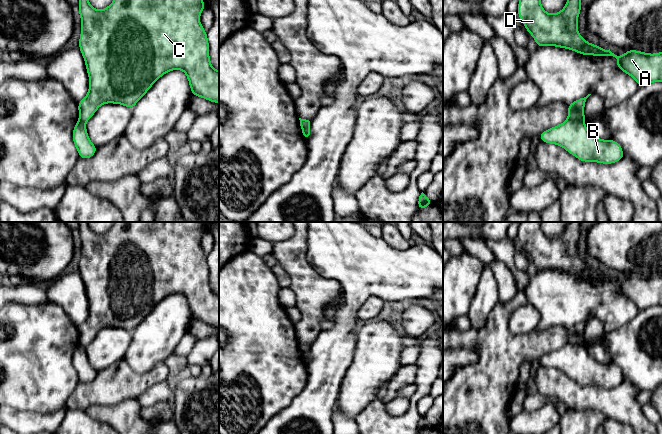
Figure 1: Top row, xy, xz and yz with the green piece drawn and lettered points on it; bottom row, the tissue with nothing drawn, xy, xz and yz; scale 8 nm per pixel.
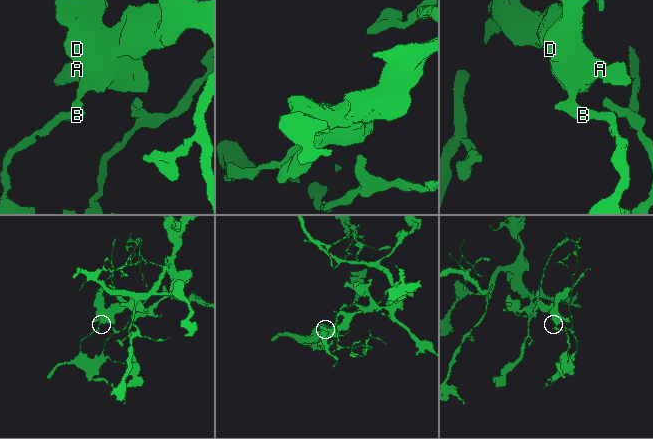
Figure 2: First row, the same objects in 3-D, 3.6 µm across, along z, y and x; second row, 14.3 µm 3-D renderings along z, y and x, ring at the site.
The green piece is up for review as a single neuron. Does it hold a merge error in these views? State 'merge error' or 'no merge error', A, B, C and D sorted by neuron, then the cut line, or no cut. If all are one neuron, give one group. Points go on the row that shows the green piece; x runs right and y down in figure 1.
merge error | A C D / B | yz (568, 117), (573, 120), (583, 121)

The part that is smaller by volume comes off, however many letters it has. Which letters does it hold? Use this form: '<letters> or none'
B

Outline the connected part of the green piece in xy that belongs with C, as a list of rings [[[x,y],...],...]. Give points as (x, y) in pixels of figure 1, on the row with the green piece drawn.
[[[79,0],[78,12],[81,17],[81,34],[79,38],[79,49],[83,55],[86,70],[89,76],[89,91],[88,94],[79,101],[79,120],[86,123],[97,111],[97,109],[105,103],[121,104],[131,110],[136,103],[147,93],[153,86],[154,82],[162,77],[165,73],[172,70],[183,70],[188,78],[191,87],[192,96],[202,97],[213,103],[219,103],[219,71],[215,70],[210,62],[209,57],[209,43],[207,39],[207,32],[200,24],[200,14],[205,7],[203,0],[114,0],[111,5],[102,10],[94,9],[88,0]]]

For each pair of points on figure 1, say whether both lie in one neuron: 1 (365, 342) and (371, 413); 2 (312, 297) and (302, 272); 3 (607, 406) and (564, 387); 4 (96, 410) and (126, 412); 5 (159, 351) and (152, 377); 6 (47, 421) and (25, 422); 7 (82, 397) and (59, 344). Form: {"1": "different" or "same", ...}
{"1": "different", "2": "same", "3": "same", "4": "same", "5": "different", "6": "same", "7": "different"}

